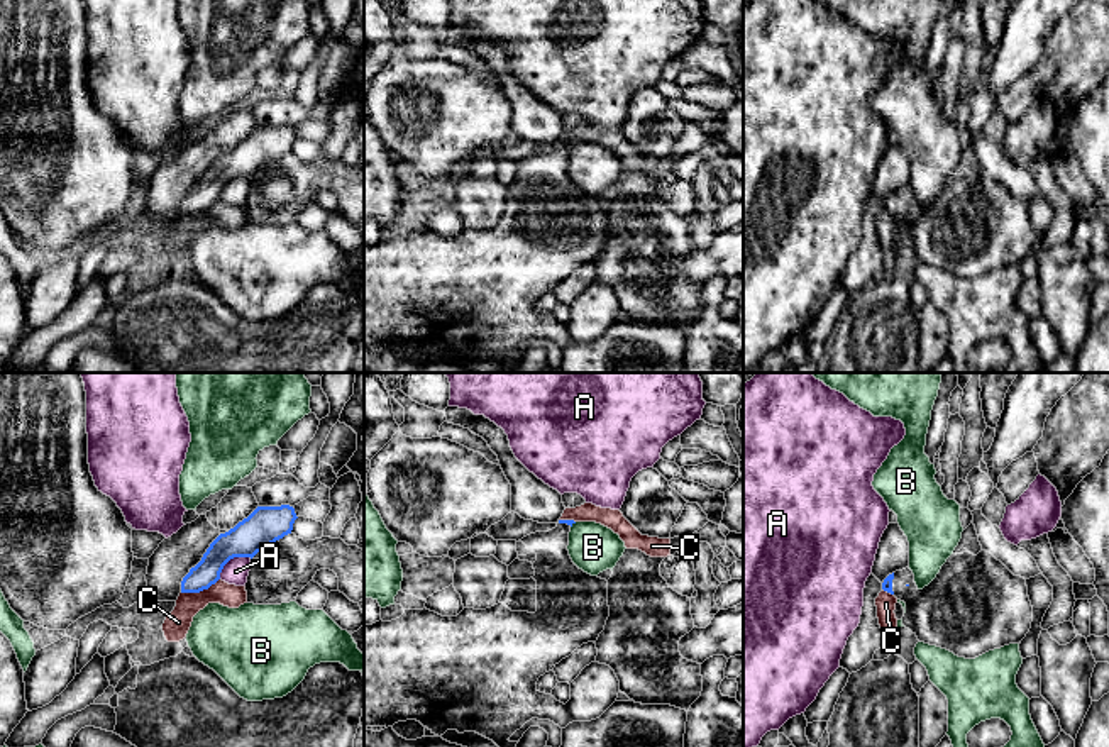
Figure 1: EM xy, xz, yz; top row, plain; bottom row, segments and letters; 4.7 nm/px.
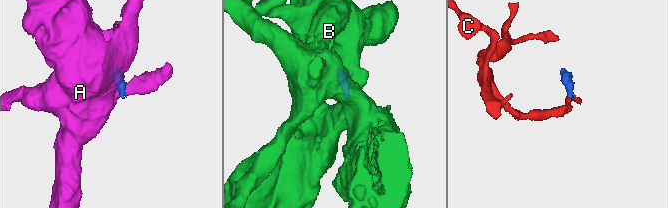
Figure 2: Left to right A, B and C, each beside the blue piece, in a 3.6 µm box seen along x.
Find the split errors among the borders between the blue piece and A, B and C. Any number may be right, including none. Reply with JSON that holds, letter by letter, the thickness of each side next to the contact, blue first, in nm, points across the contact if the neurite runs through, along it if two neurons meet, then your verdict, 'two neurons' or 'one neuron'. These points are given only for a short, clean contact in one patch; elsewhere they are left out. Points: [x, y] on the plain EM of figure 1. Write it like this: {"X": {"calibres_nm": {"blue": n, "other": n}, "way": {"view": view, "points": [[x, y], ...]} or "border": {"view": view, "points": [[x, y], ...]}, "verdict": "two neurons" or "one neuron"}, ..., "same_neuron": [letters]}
{"A": {"calibres_nm": {"blue": 180, "other": 120}, "verdict": "two neurons"}, "B": {"calibres_nm": {"blue": 30, "other": 240}, "border": {"view": "xz", "points": [[576, 143], [571, 148]]}, "verdict": "two neurons"}, "C": {"calibres_nm": {"blue": 130, "other": 120}, "border": {"view": "xy", "points": [[219, 199], [207, 209], [182, 214]]}, "verdict": "two neurons"}, "same_neuron": []}

